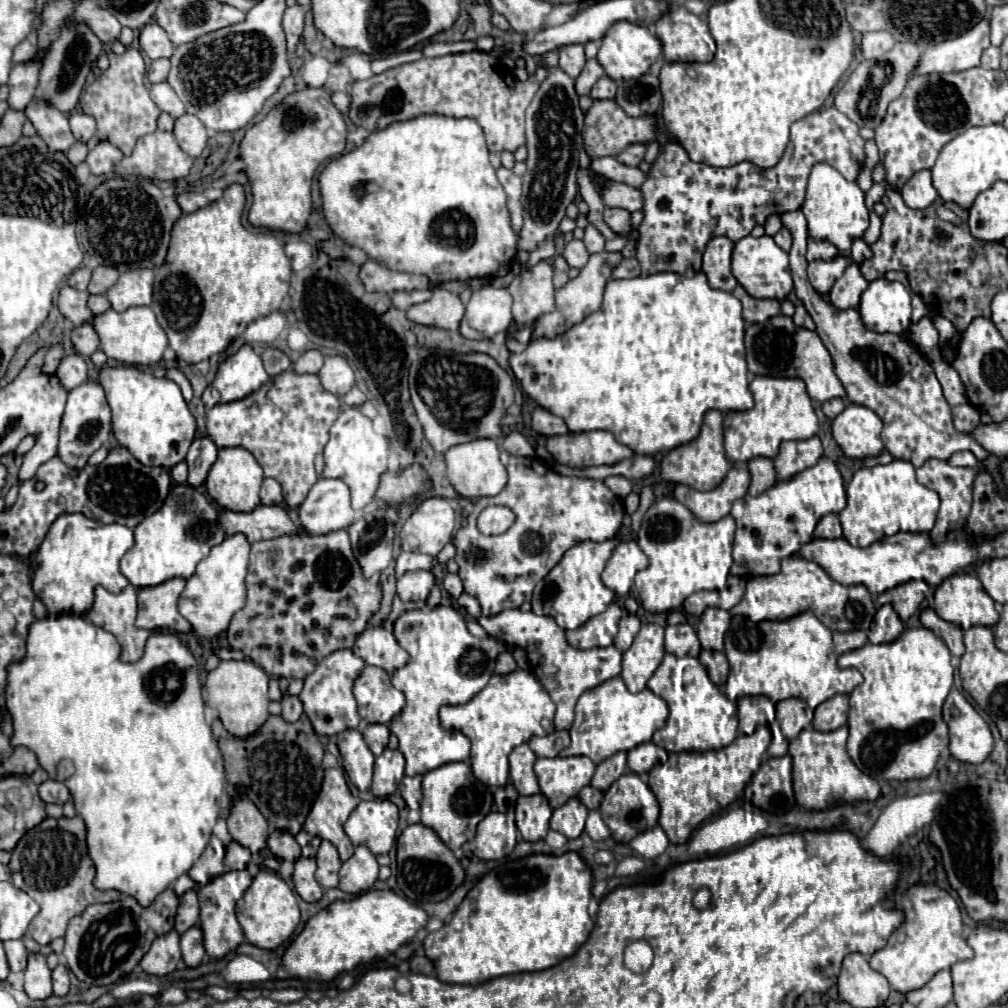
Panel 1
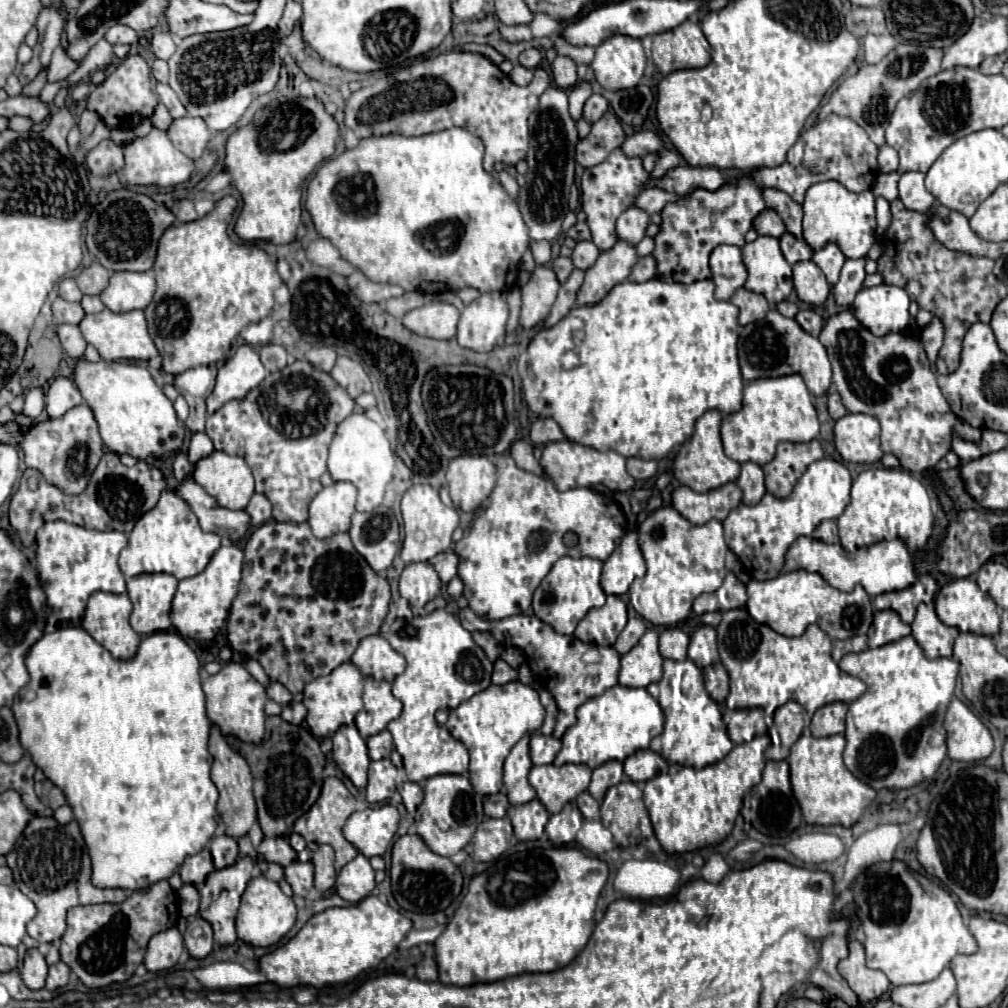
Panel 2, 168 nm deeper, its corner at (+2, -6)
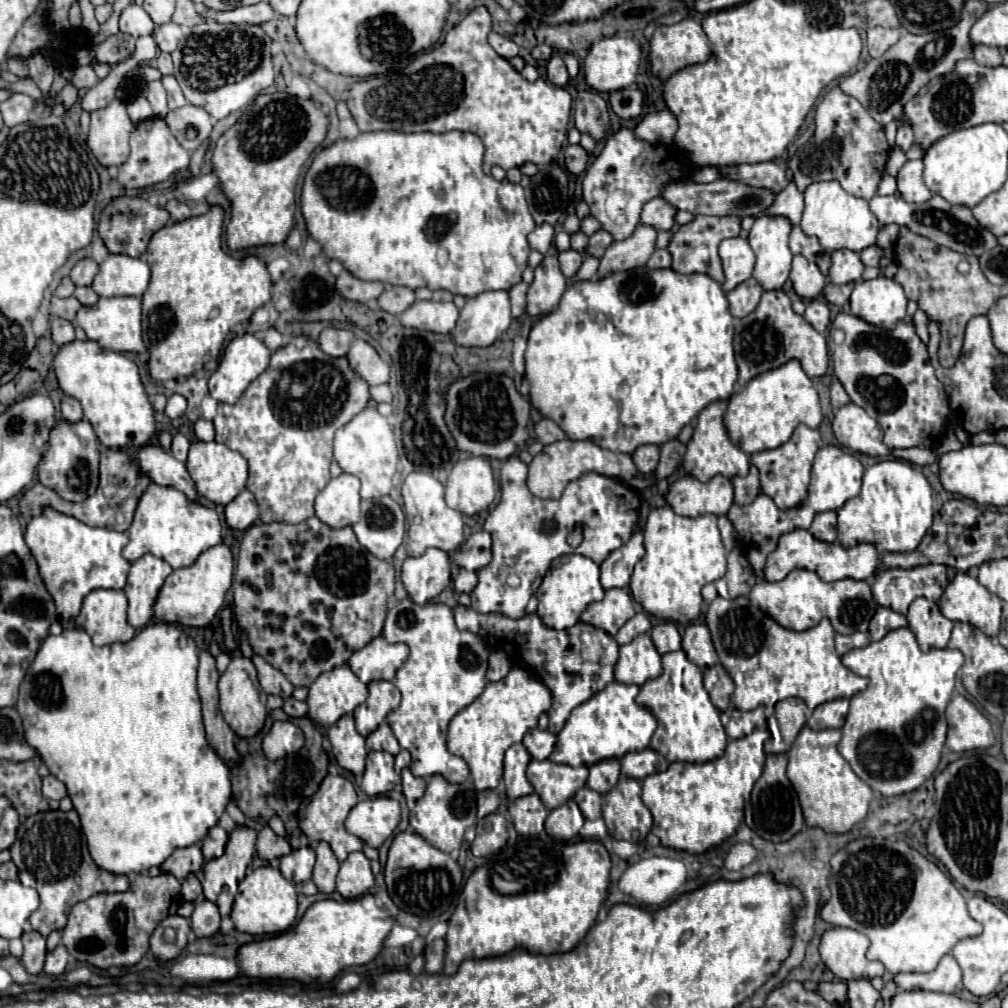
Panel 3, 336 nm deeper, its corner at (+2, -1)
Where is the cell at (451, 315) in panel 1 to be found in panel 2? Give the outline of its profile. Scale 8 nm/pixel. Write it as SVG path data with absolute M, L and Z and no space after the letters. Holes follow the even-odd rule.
M430 302L430 304L424 304L416 310L410 310L402 318L402 324L418 336L428 336L428 338L436 338L436 340L450 340L456 334L458 316L460 316L460 312L452 304Z

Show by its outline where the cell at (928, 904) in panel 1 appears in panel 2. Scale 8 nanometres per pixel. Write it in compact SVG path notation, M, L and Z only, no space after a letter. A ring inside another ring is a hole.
M900 860L870 866L870 870L858 878L852 892L856 904L854 914L866 936L866 966L882 970L892 986L930 982L954 956L974 954L978 950L950 892L918 876Z

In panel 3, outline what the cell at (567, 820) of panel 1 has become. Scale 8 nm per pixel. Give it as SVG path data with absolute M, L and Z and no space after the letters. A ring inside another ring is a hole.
M568 799L568 803L550 811L546 819L546 833L552 835L554 839L570 841L578 837L578 831L582 829L582 825L584 825L582 811L578 809L574 799Z

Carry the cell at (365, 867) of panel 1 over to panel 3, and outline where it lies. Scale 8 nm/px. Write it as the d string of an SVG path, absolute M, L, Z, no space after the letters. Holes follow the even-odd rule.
M362 851L350 853L350 857L340 863L340 873L336 877L336 891L344 899L356 899L364 895L372 885L374 875L368 857Z

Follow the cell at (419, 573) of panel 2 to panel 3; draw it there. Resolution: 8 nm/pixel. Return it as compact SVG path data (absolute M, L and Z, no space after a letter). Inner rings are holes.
M428 549L420 557L408 557L402 565L400 577L410 599L418 605L424 605L450 585L448 553Z

